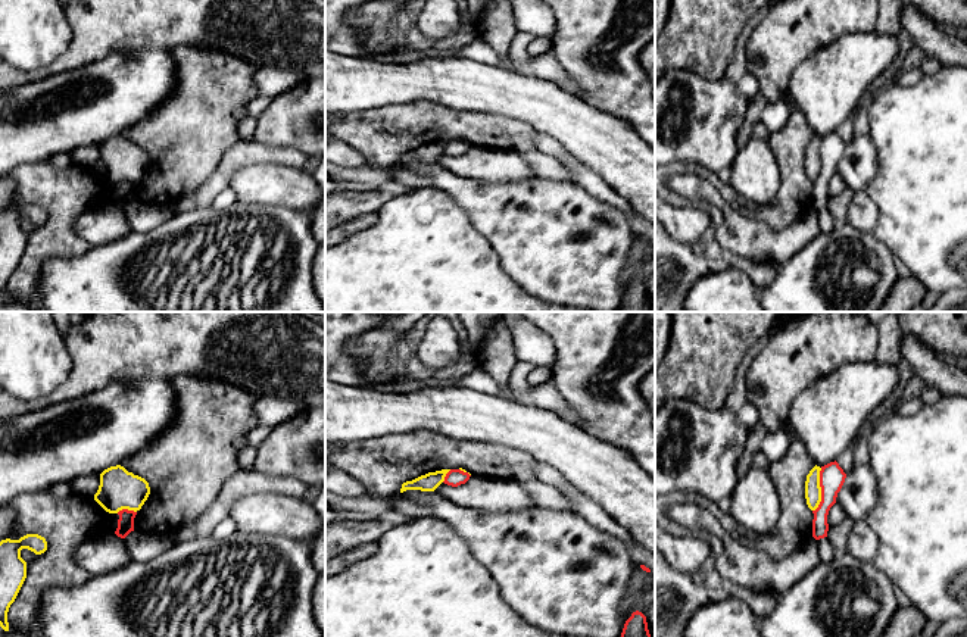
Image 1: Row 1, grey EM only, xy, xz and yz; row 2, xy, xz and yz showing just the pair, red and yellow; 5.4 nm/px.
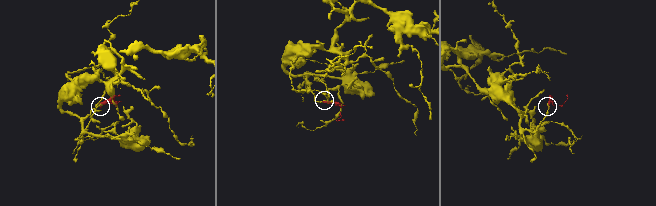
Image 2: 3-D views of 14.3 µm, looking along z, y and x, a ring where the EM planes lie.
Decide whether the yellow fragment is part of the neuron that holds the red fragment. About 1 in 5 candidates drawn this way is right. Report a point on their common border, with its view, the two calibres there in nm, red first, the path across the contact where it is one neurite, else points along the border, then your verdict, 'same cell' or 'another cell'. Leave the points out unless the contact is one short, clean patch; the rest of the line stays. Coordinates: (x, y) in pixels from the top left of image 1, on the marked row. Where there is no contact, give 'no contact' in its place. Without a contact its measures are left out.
meets red in yz at (822, 490); 140 nm thick on the red side, 100 nm on the other; border along yz (822, 468), (820, 503), (813, 511); another cell

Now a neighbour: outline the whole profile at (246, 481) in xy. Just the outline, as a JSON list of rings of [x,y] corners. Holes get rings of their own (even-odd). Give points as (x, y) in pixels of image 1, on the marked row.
[[[253,468],[240,469],[225,481],[213,503],[196,519],[196,538],[210,537],[215,527],[230,516],[233,503],[244,496],[271,493],[302,499],[306,490],[306,484],[293,477],[274,477]]]

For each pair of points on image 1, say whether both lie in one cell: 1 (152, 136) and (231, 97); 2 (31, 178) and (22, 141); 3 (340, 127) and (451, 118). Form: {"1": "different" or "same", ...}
{"1": "same", "2": "different", "3": "same"}

